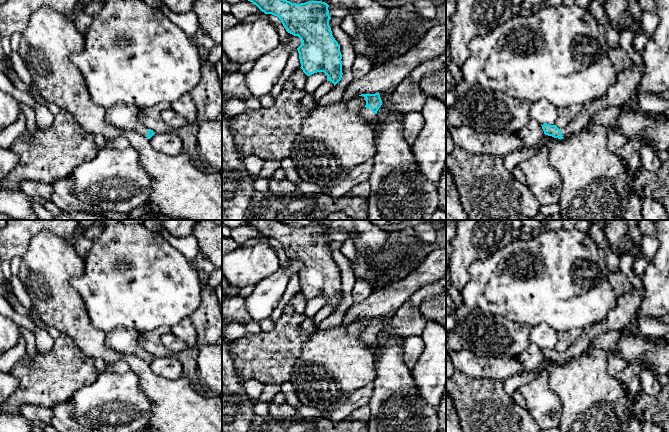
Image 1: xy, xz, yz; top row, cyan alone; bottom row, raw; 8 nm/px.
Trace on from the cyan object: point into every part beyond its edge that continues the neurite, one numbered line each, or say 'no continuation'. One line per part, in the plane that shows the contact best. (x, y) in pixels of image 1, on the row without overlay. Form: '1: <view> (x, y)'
1: xz (366, 337)

